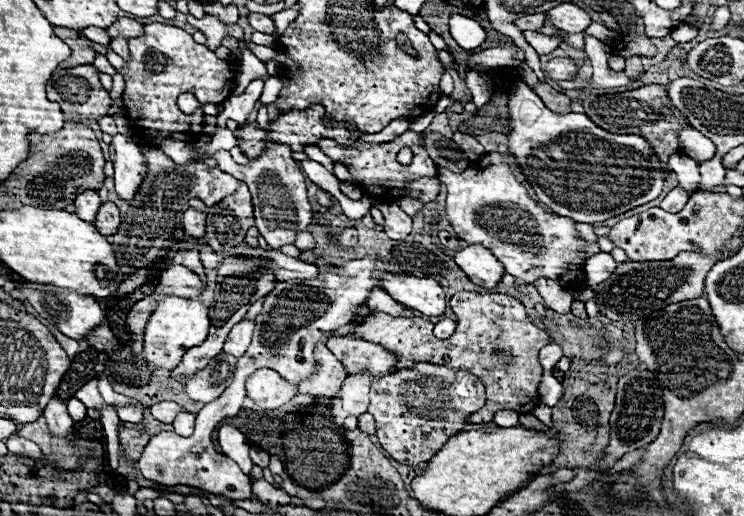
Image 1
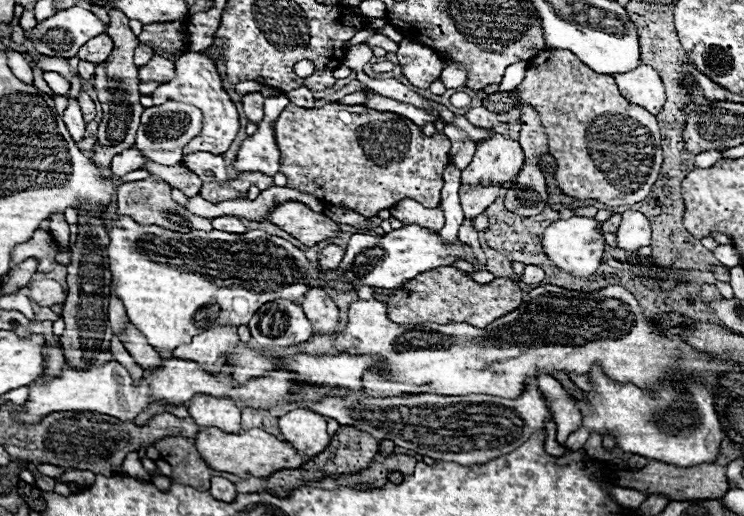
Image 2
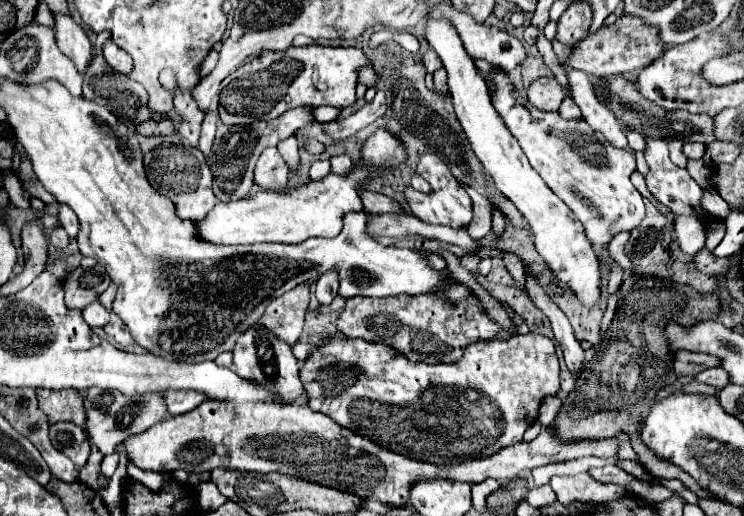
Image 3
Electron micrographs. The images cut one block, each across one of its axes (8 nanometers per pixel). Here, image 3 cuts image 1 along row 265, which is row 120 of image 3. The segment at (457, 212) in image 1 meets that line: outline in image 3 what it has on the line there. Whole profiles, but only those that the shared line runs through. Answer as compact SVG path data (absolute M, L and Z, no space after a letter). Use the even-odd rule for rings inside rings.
M492 68L492 72L484 74L484 80L490 88L496 112L518 140L530 166L582 222L586 238L594 248L608 246L616 234L630 232L642 222L644 200L630 182L630 174L636 170L636 160L630 150L608 144L608 140L584 120L564 120L558 112L546 112L542 118L534 118L528 102L500 68Z

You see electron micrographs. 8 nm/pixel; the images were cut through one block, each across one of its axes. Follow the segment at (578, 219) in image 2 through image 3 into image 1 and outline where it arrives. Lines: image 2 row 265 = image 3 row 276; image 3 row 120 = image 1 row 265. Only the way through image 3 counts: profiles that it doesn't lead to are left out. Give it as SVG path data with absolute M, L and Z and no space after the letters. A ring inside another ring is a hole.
M480 244L466 246L454 256L454 260L466 272L466 276L482 288L494 288L504 276L504 266L500 260Z

